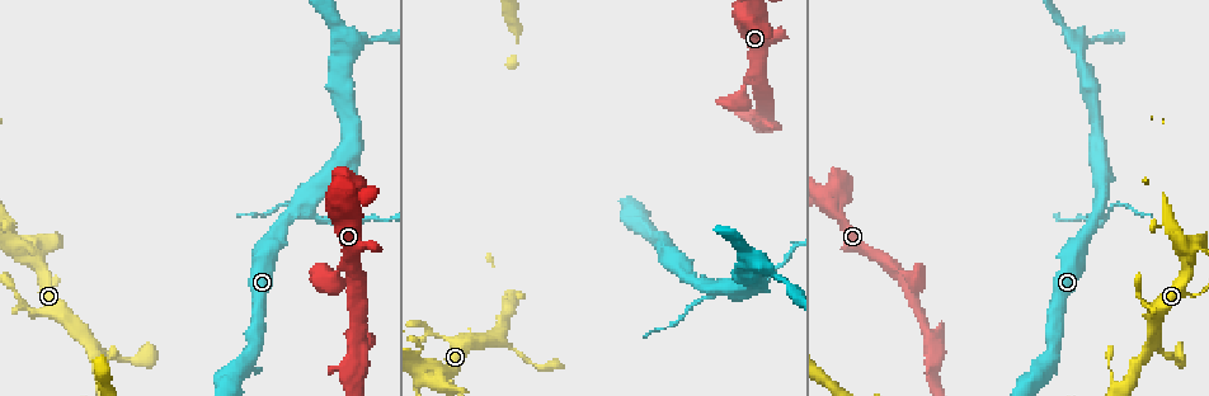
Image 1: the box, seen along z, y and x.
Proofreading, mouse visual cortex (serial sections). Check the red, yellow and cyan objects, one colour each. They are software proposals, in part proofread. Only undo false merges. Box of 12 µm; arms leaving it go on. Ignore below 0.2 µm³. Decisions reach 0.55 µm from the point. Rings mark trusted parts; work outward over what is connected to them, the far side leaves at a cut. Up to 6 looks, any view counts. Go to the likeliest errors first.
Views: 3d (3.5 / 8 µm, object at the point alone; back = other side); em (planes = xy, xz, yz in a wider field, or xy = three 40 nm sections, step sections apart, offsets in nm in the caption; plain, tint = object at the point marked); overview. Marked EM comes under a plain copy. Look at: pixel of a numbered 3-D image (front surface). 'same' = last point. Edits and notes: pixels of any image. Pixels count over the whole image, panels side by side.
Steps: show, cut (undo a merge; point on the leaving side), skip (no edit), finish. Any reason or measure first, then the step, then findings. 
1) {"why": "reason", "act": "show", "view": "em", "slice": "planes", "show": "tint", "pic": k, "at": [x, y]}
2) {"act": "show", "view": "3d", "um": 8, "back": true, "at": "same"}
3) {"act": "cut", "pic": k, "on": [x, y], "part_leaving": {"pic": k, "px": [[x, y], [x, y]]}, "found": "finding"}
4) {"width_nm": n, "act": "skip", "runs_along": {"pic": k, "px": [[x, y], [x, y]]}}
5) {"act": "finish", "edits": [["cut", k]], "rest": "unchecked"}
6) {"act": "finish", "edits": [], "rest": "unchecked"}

{"why": "two arms in line, one across", "act": "show", "view": "3d", "um": 3.5, "pic": 1, "at": [708, 284]}

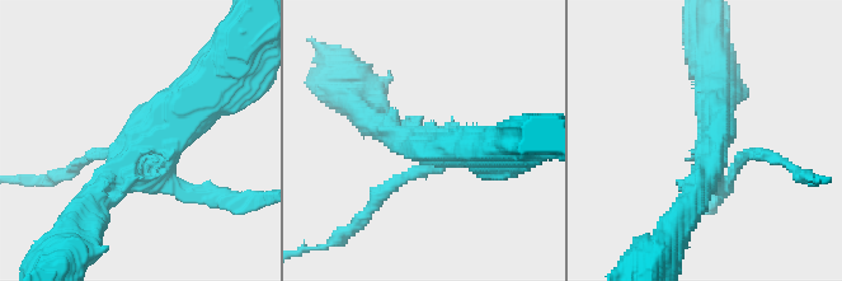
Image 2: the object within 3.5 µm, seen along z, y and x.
{"why": "need the tissue", "act": "show", "view": "em", "slice": "planes", "show": "tint", "pic": 2, "at": [141, 155]}

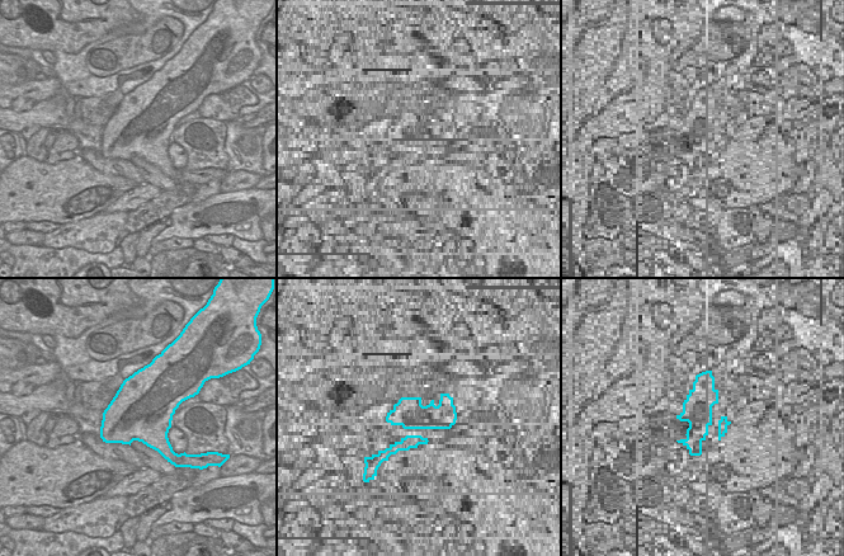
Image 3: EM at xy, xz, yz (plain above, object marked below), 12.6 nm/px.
{"act": "skip", "runs_along": {"pic": 2, "px": [[84, 215], [92, 200], [201, 90]]}, "found": "continuous, no second cell"}

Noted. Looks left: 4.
{"why": "three arms meet", "act": "show", "view": "3d", "um": 8, "pic": 1, "at": [1190, 254]}

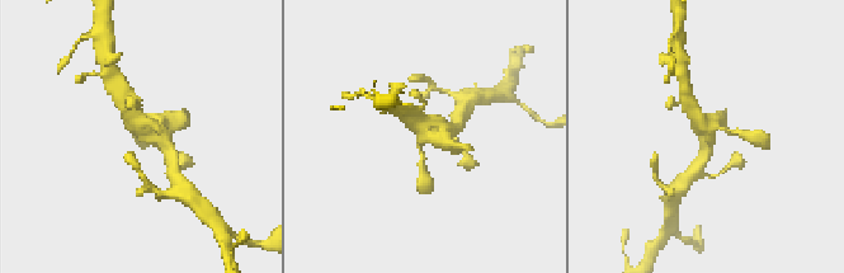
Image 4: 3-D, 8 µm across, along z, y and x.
{"why": "zoom in", "act": "show", "view": "3d", "um": 3.5, "pic": 4, "at": [423, 133]}

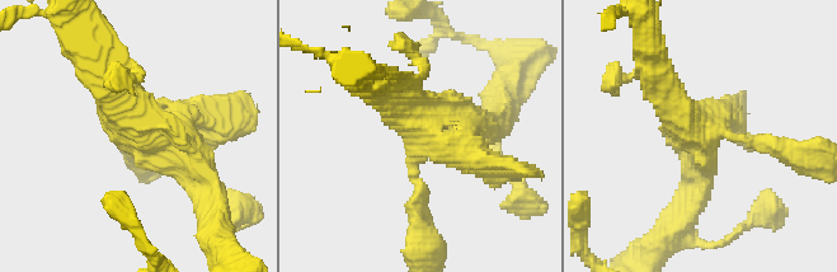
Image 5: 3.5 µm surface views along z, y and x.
{"act": "show", "view": "em", "slice": "xy", "step": 5, "show": "tint", "pic": 5, "at": [429, 136]}

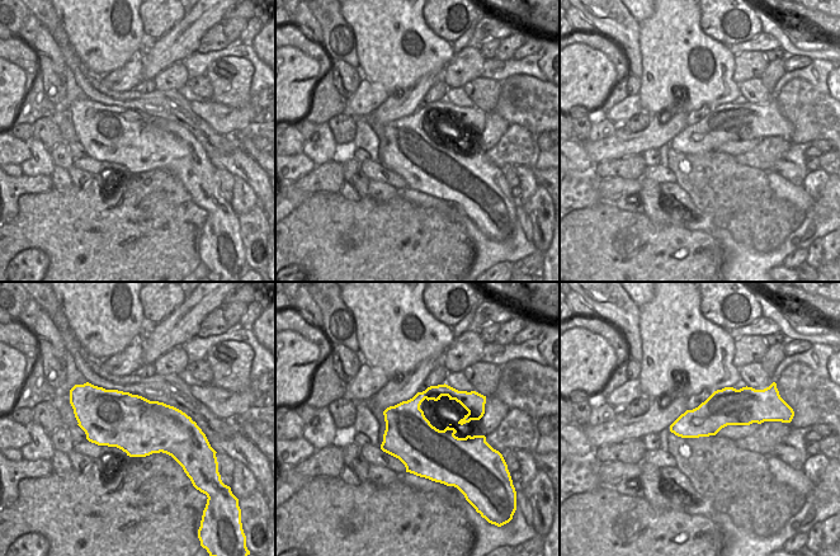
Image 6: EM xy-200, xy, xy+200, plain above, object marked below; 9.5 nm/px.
{"width_nm": 480, "act": "skip", "runs_along": {"pic": 5, "px": [[210, 184], [131, 130], [112, 79]]}, "found": "continuous, no second cell"}

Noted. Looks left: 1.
{"act": "finish", "edits": [], "rest": "unchecked"}

